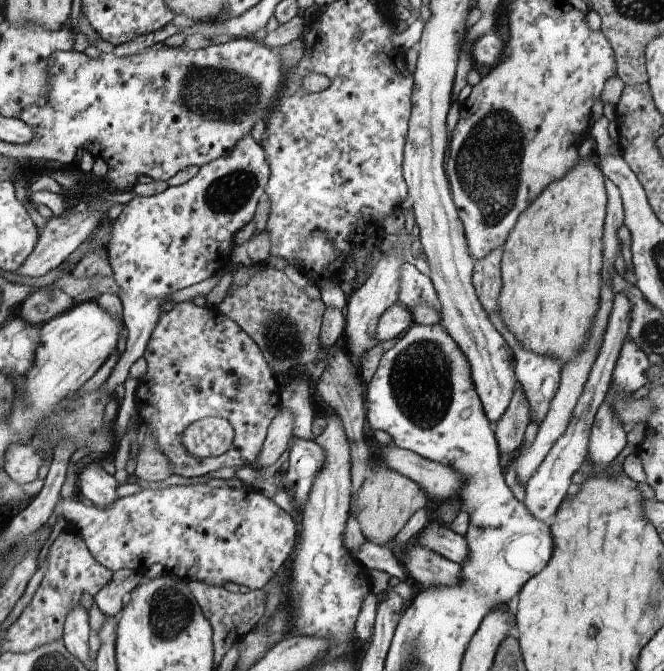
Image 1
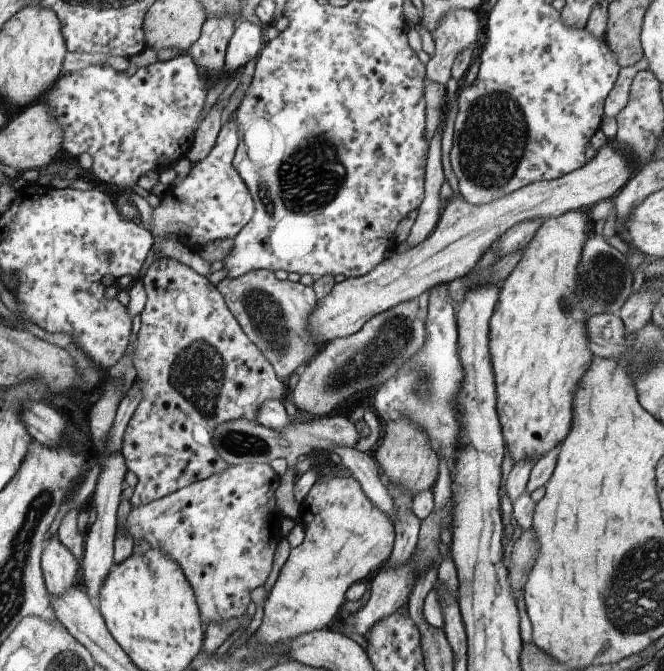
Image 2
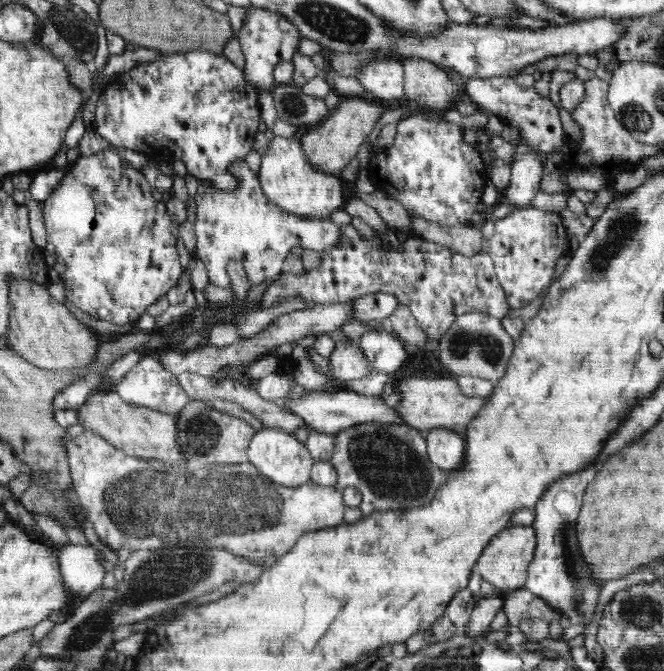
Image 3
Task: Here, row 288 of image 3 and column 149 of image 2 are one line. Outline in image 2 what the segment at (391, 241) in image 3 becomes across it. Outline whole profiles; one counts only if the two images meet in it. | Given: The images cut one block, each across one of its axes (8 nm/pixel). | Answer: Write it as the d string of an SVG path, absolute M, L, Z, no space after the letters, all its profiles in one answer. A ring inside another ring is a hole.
M168 256L167 259L156 259L146 270L146 275L142 277L142 281L147 292L147 301L141 312L141 327L137 334L133 365L137 370L138 382L143 386L143 397L142 402L138 404L137 410L134 412L133 418L129 420L129 424L125 428L121 446L121 453L124 455L127 470L134 472L136 478L138 478L138 483L129 500L132 508L143 507L145 504L168 496L193 482L226 470L228 465L222 460L222 457L218 454L218 449L213 444L214 430L222 423L232 419L248 419L249 421L257 422L257 416L260 414L262 406L270 399L282 399L284 392L282 389L284 383L277 376L273 364L270 364L269 359L257 347L257 344L254 344L249 339L237 317L233 315L229 305L226 304L225 297L221 291L216 285L210 283L209 276L200 275L190 266L184 265L178 259Z

